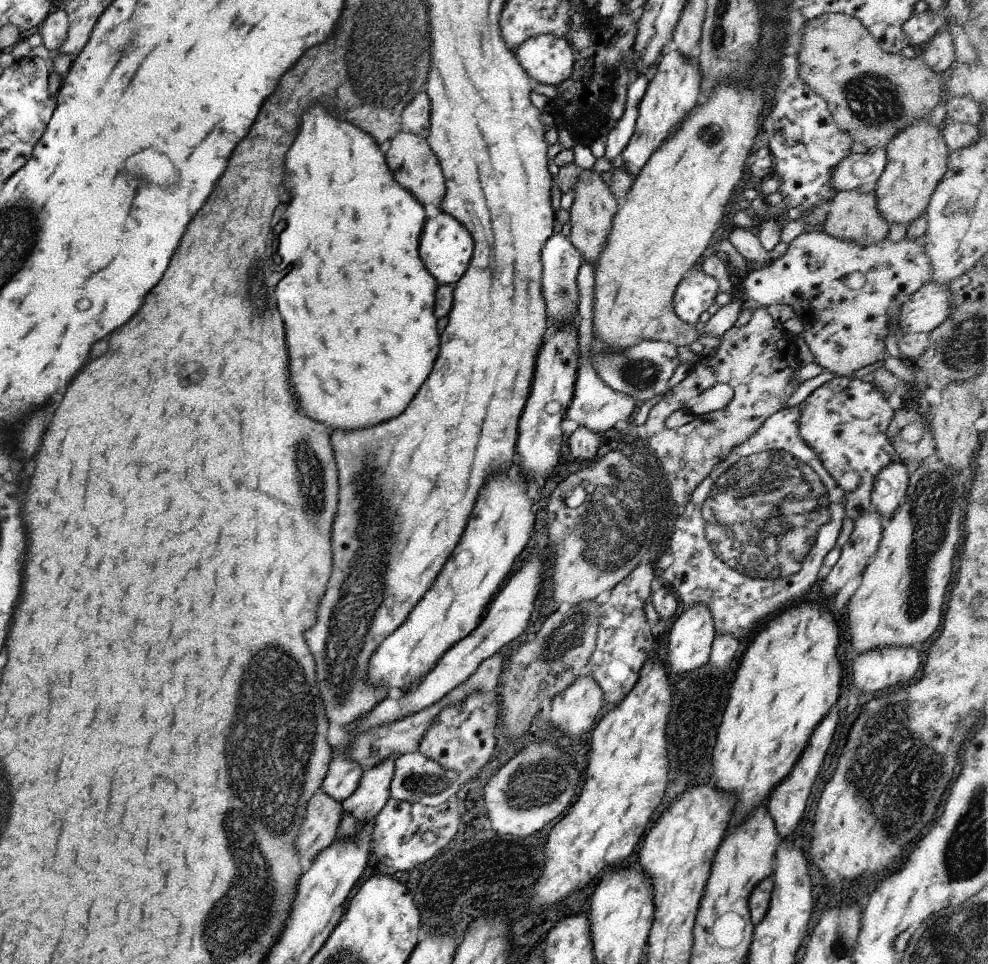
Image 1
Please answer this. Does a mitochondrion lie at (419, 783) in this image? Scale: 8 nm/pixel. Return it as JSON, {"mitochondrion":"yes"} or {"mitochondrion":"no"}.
{"mitochondrion":"yes"}

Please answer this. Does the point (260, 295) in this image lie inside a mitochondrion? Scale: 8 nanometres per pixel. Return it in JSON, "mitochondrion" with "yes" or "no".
{"mitochondrion":"yes"}

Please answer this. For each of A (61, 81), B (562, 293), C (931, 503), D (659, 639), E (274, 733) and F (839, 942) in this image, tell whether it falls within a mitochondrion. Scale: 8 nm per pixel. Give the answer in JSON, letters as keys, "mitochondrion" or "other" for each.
{"A":"other","B":"mitochondrion","C":"mitochondrion","D":"other","E":"mitochondrion","F":"mitochondrion"}

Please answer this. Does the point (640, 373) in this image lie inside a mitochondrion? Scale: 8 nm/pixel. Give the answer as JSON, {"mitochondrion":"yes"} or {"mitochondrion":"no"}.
{"mitochondrion":"yes"}

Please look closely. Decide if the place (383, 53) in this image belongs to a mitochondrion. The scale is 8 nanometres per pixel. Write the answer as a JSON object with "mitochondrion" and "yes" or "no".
{"mitochondrion":"yes"}

